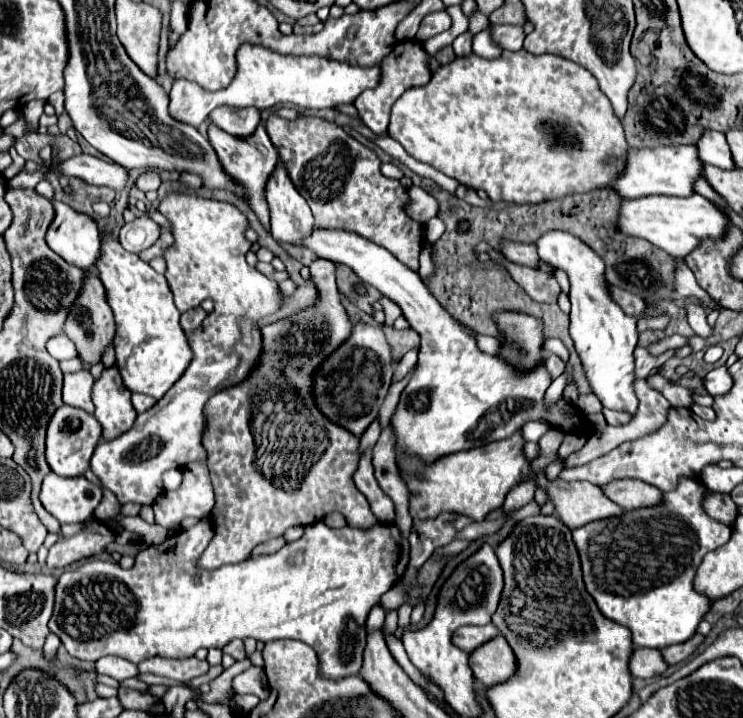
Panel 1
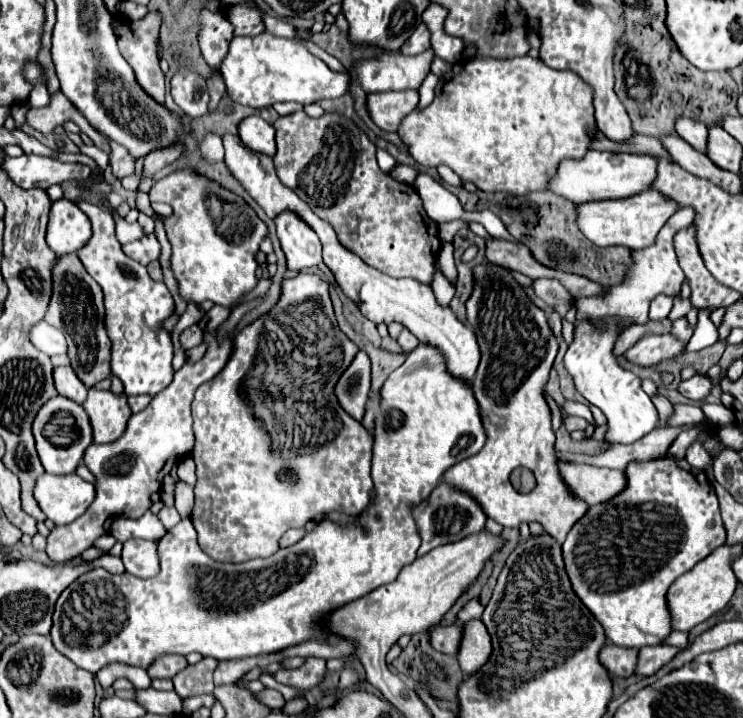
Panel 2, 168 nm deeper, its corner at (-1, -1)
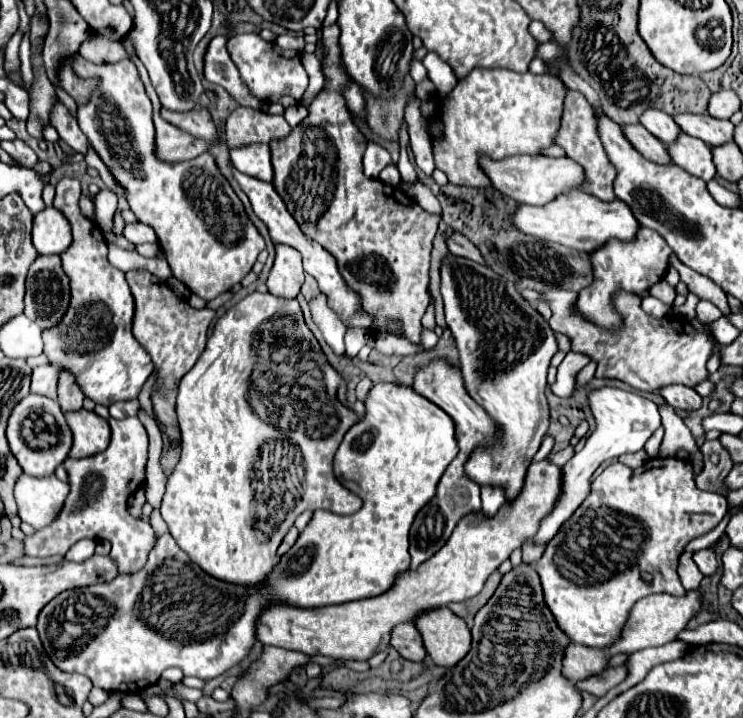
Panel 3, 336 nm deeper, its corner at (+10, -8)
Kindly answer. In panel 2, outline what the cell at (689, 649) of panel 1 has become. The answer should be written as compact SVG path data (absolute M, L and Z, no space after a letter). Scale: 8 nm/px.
M656 645L656 647L642 647L640 659L638 659L638 675L654 675L658 669L662 669L668 661L678 655L678 647L672 645Z

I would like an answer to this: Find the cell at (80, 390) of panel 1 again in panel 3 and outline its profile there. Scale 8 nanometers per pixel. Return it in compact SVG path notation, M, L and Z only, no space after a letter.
M49 364L33 368L31 392L41 394L41 396L49 396L55 400L57 398L57 378L59 378L59 372Z

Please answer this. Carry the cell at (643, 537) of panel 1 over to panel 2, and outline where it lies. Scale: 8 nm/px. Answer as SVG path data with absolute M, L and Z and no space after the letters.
M660 457L660 459L652 459L652 461L642 461L642 463L628 463L626 467L626 475L628 475L628 491L620 493L616 499L608 501L608 503L600 503L600 505L592 505L588 515L584 515L584 519L580 519L572 531L568 533L562 551L564 551L564 563L568 567L568 577L572 579L572 589L576 591L576 595L580 595L580 599L584 601L584 605L588 605L588 609L596 615L596 619L604 625L606 629L606 637L610 643L620 645L620 647L646 647L646 645L660 645L672 631L672 615L670 615L670 607L668 607L668 589L670 585L684 575L686 571L692 569L692 557L706 557L710 555L716 547L726 543L726 527L722 523L720 517L720 509L718 509L718 497L716 491L712 487L712 483L708 481L706 473L700 469L694 469L692 465L688 465L688 461L674 461L668 457Z

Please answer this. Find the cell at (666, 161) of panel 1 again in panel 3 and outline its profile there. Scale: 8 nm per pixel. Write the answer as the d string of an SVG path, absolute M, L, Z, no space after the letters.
M489 156L479 158L479 168L491 180L491 186L519 204L541 206L553 198L553 194L565 194L577 190L583 182L583 170L571 158L547 158L547 156L509 156L503 160L491 160Z

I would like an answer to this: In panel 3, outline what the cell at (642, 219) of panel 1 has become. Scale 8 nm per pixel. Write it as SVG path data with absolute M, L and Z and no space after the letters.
M571 190L569 194L559 194L551 202L543 206L529 206L529 204L519 204L515 214L513 214L513 226L529 236L549 240L563 244L573 250L581 252L593 252L599 246L603 246L609 238L619 238L619 240L629 240L633 234L637 234L637 220L633 218L633 212L625 202L601 202L585 192Z

